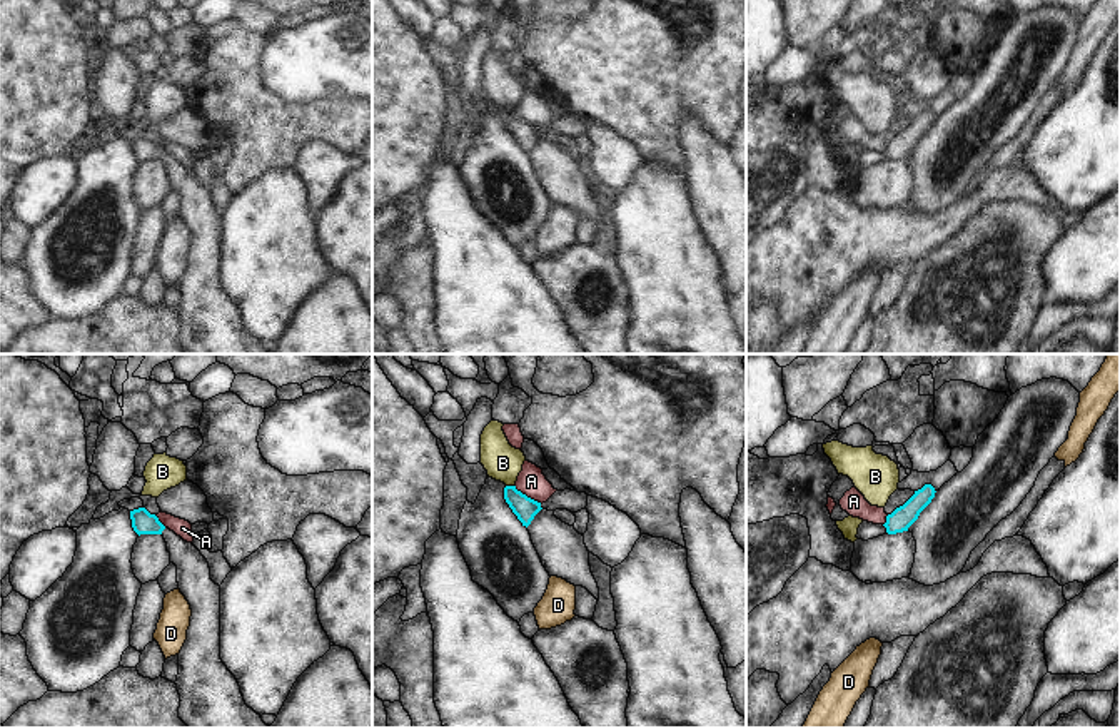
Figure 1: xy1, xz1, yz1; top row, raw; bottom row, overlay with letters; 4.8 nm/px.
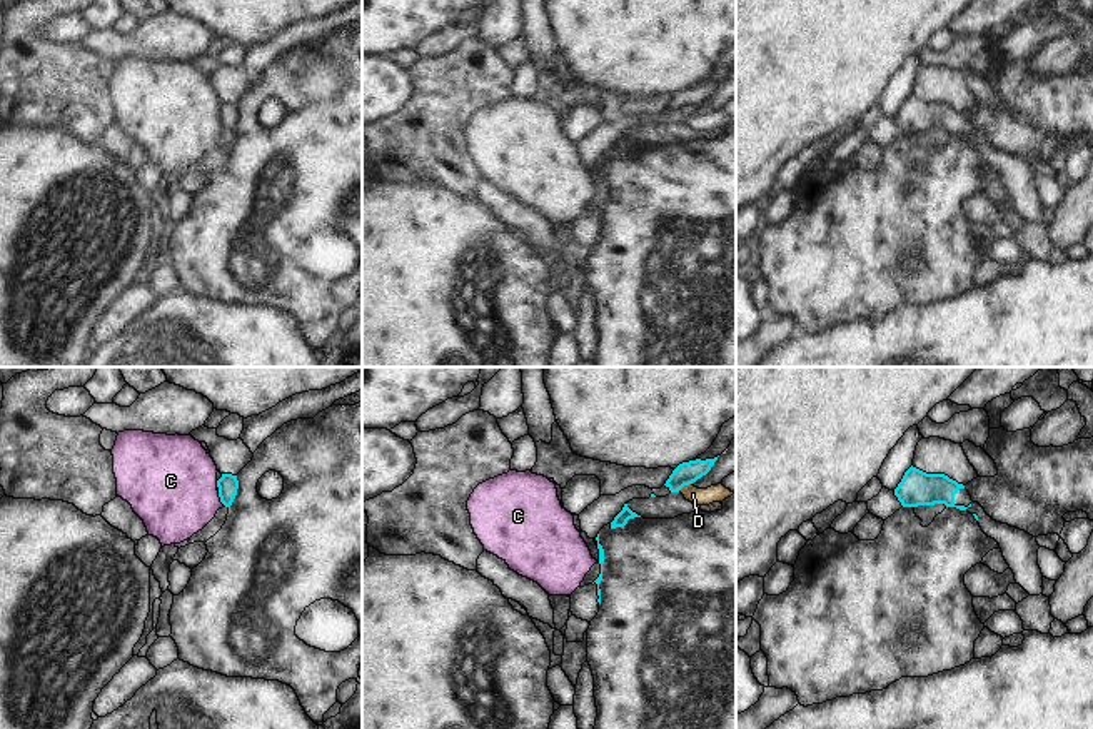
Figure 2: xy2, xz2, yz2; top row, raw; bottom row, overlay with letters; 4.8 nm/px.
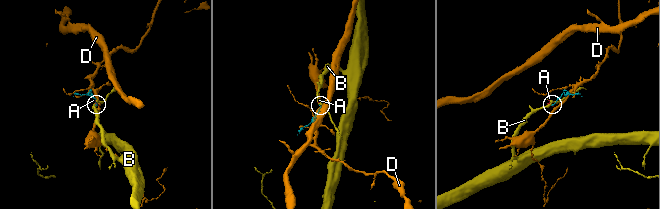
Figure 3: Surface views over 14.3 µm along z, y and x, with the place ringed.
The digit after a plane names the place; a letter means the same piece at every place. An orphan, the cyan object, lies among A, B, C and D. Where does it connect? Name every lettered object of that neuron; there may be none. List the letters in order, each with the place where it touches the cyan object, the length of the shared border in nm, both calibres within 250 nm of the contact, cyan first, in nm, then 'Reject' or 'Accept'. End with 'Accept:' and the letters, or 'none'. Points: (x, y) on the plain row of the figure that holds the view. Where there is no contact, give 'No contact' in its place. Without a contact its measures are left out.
A: Touches cyan at xz1 (526, 122). Shared border 160 nm. Thickness 110 nm (cyan) against 140 nm. Reject
B: Touches cyan at xz1 (509, 112). Shared border 40 nm. Thickness 110 nm (cyan) against 180 nm. Reject
C: Touches cyan at xy2 (219, 122). Shared border 80 nm. Thickness 100 nm (cyan) against 440 nm. Reject
D: Touches cyan at xz2 (685, 110). Shared border 80 nm. Thickness 110 nm (cyan) against 80 nm. Reject
Accept: none

